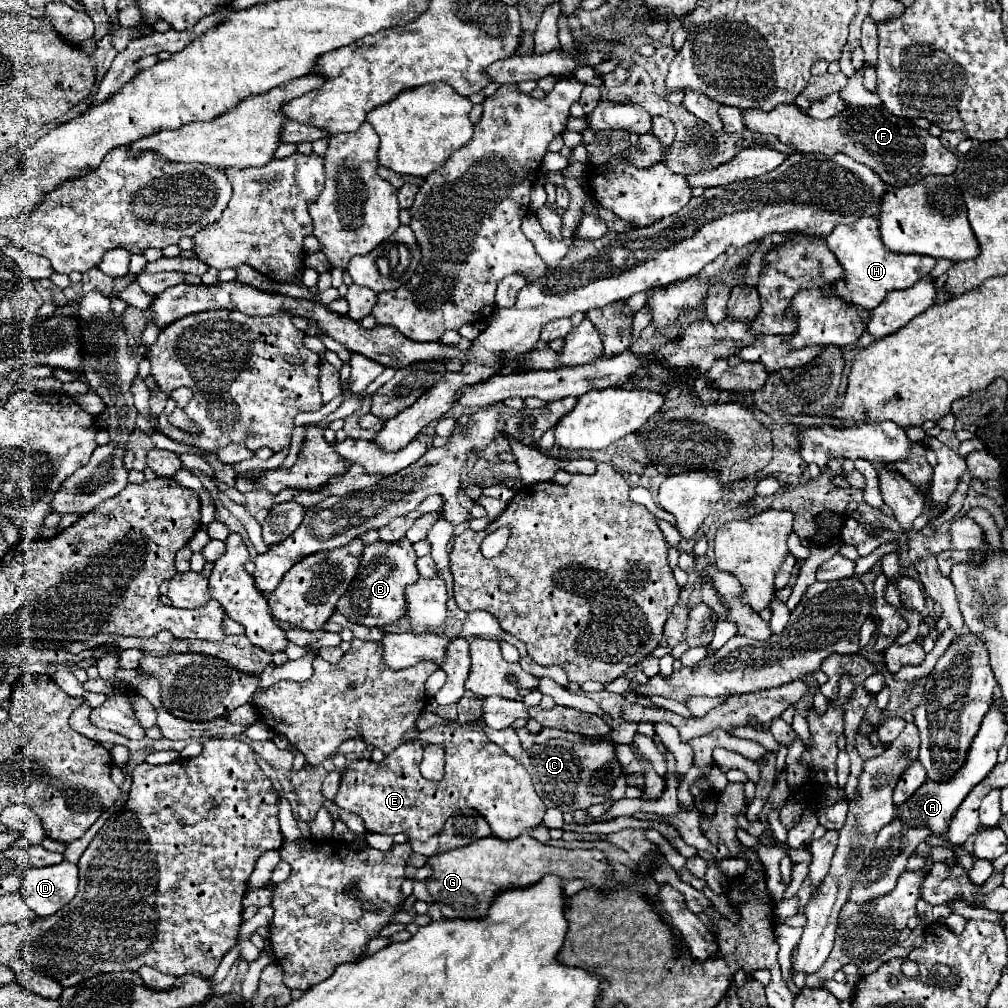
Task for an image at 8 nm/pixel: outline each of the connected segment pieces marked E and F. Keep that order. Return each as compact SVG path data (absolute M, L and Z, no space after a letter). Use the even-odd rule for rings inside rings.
M434 726L430 730L424 730L422 736L418 736L418 744L402 744L402 748L390 752L380 764L366 760L366 758L354 760L348 766L348 770L344 770L344 774L332 771L324 778L322 794L328 800L334 800L336 796L334 802L340 808L358 814L364 820L368 832L378 832L378 834L402 832L408 836L408 840L420 840L420 842L426 842L432 834L440 832L444 822L450 818L450 814L454 814L456 810L464 806L478 810L488 820L492 834L504 840L516 838L528 832L530 828L538 826L546 810L544 802L540 800L540 796L536 794L532 786L532 778L526 772L526 768L522 768L522 764L518 764L512 756L508 756L498 744L490 742L482 730L466 730L462 726L458 726L456 730L450 726ZM426 744L440 744L446 750L446 774L440 782L426 780L418 772L418 766L422 762L422 750Z
M780 104L770 112L746 110L744 124L752 132L776 136L798 152L820 152L826 156L844 152L872 168L888 186L914 184L928 174L952 174L958 164L958 156L944 148L940 138L888 114L884 108L844 108L844 112L828 120L810 120L798 106Z

